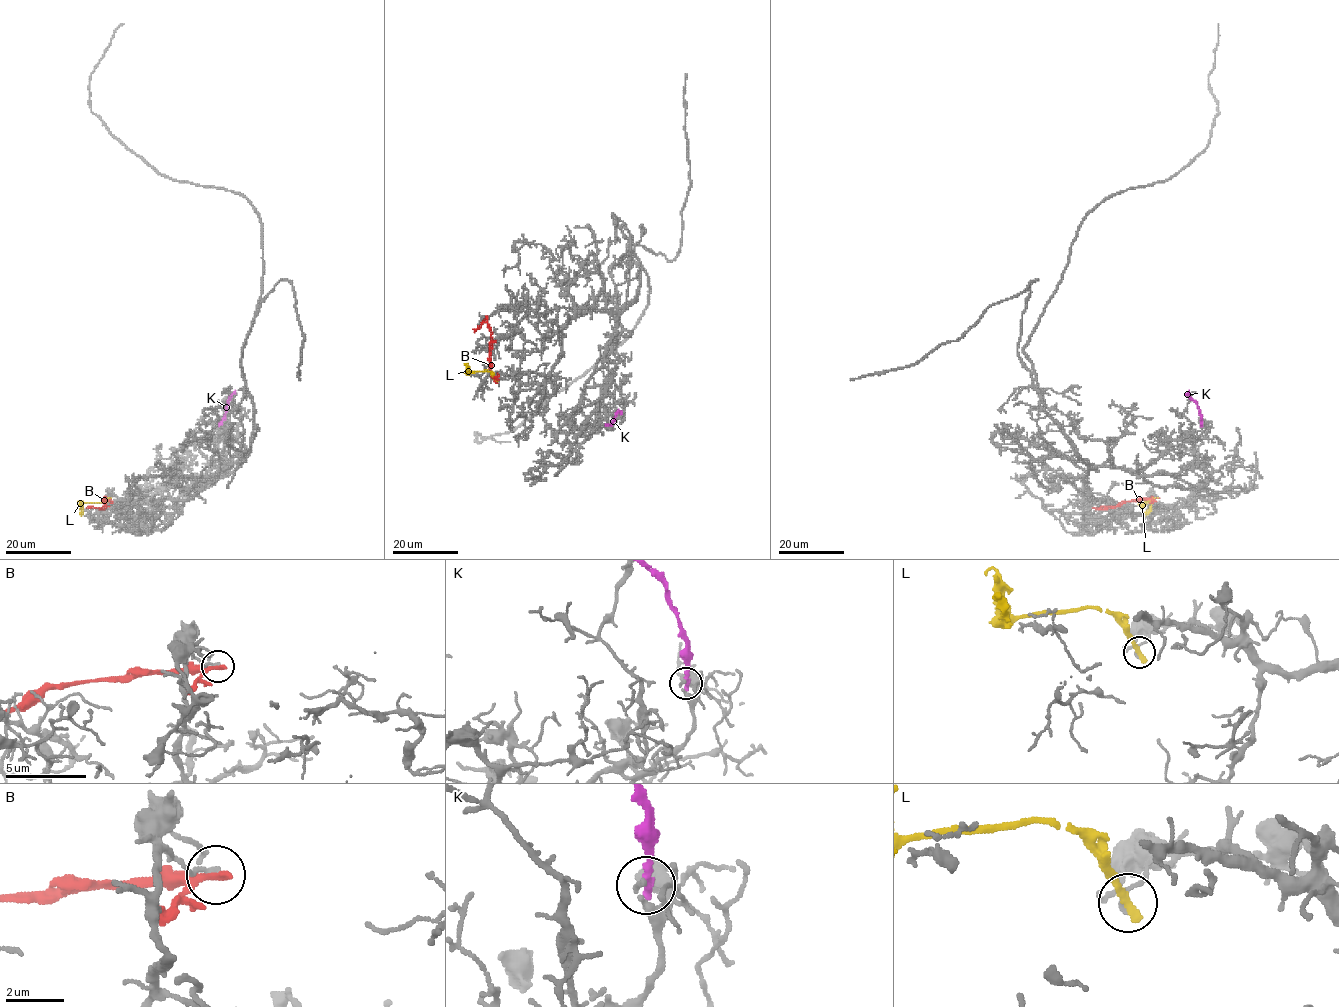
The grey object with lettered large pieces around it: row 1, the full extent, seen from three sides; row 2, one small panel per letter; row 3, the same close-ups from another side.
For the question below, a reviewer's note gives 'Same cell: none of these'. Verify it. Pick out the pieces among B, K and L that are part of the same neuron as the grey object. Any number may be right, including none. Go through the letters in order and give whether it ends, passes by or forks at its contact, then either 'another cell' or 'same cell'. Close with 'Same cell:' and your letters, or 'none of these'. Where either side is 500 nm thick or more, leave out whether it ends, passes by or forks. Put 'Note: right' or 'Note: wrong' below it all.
B: it ends; another cell
K: it ends; another cell
L: it ends; another cell
Same cell: none of these
Note: right

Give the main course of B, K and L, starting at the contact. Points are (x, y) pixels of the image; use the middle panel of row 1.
B: (495, 381), (489, 361), (489, 325), (484, 321), (474, 332)
K: (607, 424), (611, 424), (618, 412), (622, 413)
L: (495, 380), (487, 371), (467, 374), (466, 368)

